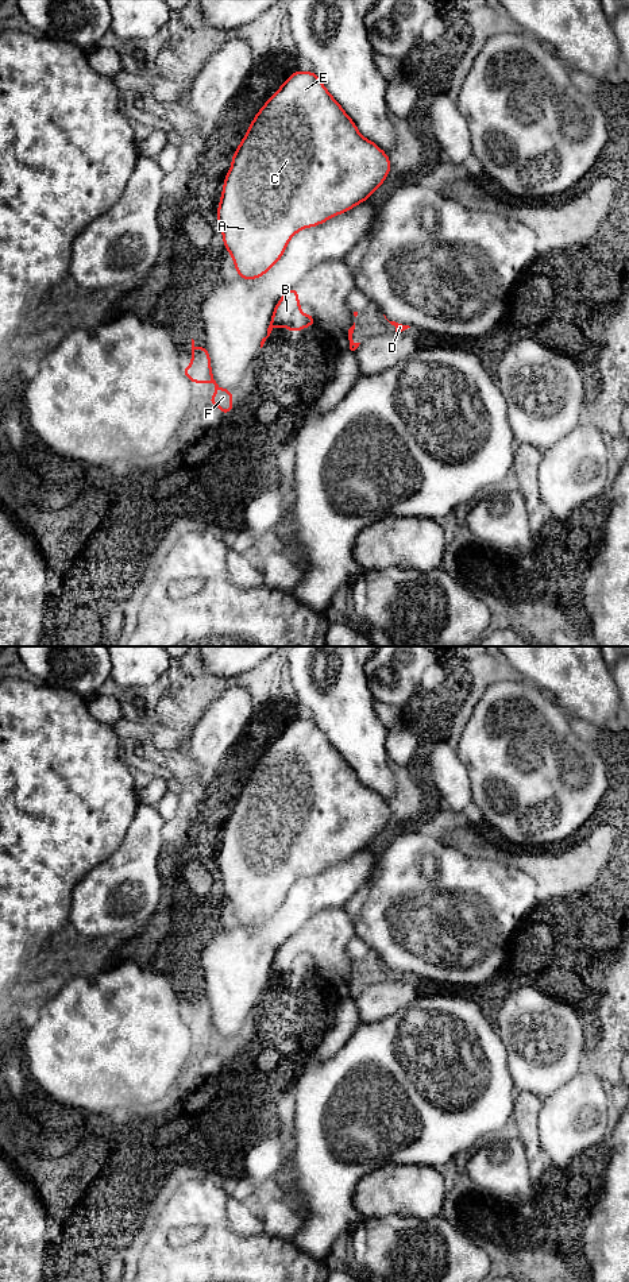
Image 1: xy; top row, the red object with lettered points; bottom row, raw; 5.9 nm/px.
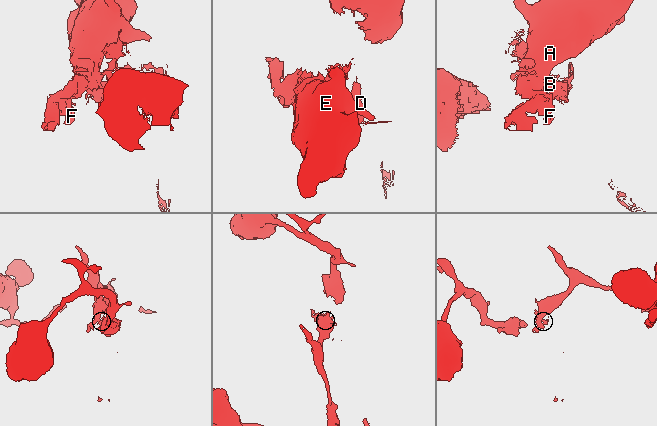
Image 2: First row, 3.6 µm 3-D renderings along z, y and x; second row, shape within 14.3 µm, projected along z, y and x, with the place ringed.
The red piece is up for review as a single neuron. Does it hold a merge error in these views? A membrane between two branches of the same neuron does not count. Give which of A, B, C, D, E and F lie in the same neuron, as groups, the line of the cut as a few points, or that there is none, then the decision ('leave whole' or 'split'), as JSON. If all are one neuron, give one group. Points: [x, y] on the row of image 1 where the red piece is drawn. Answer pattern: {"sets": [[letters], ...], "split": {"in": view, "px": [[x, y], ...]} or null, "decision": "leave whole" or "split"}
{"sets": [["A", "B", "C", "D", "E", "F"]], "split": null, "decision": "leave whole"}

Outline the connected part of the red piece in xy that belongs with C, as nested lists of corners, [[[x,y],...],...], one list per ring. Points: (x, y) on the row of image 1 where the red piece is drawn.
[[[294,72],[254,117],[224,179],[216,219],[238,275],[247,281],[265,275],[283,255],[296,232],[325,223],[368,200],[389,171],[387,154],[359,134],[319,77],[313,72]]]

